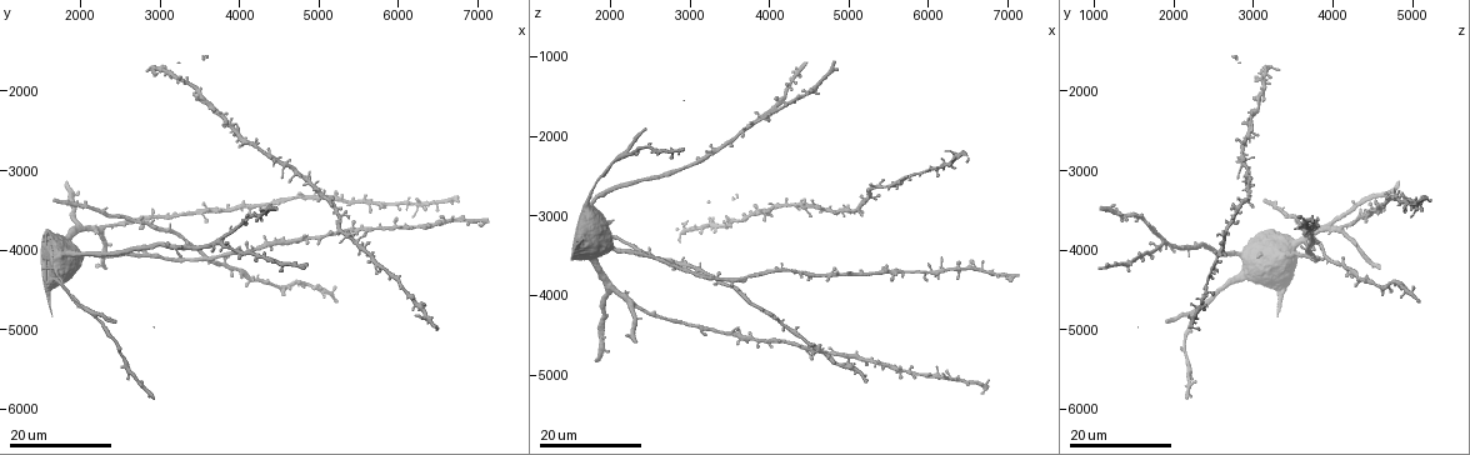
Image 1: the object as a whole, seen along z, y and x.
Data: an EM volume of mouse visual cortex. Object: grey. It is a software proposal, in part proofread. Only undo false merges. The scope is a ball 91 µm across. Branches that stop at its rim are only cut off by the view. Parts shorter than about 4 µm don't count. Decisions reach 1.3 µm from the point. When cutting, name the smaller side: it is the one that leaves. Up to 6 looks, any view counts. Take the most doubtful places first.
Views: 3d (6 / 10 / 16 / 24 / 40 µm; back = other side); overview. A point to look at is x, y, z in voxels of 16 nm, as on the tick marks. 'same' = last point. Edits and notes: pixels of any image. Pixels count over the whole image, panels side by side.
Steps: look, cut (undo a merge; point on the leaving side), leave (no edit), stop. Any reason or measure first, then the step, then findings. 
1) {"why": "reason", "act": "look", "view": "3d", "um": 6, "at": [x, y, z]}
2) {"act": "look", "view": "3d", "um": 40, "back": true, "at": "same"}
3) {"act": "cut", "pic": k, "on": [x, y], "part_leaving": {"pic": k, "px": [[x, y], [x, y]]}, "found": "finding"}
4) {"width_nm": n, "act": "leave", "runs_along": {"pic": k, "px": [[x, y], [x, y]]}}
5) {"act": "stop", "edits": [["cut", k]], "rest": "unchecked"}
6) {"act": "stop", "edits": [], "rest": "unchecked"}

{"act": "look", "view": "3d", "um": 24, "at": [3500, 4100, 3850]}

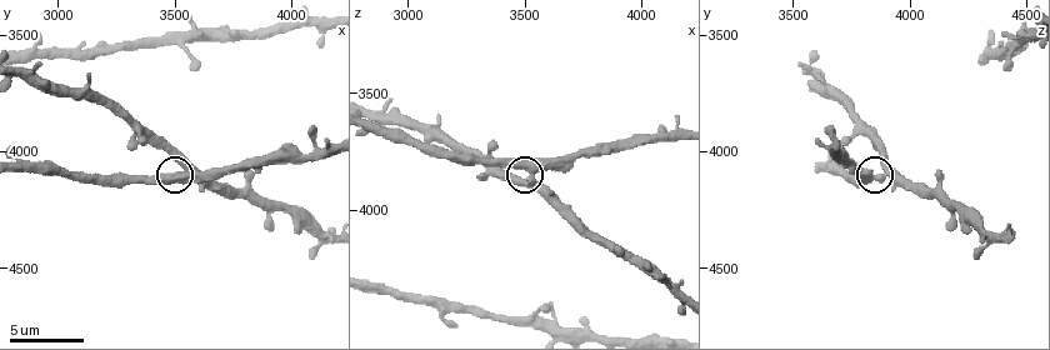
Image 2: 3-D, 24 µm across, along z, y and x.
{"act": "look", "view": "3d", "um": 10, "at": [3530, 4110, 3860]}

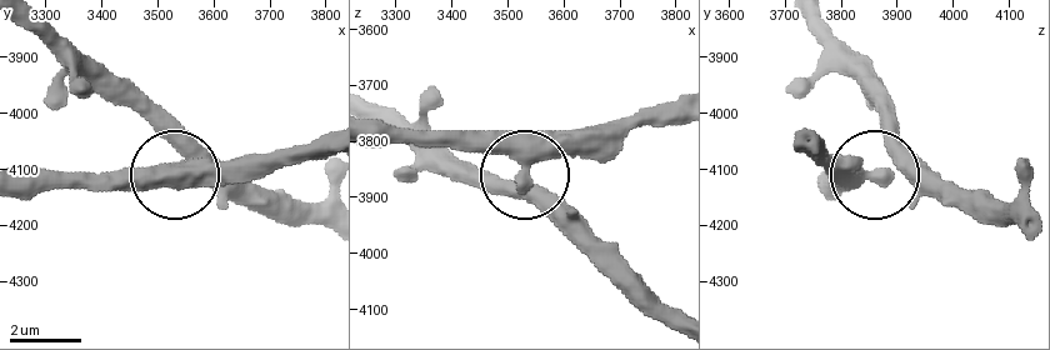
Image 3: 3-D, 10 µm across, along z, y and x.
{"side_arm_um": 40, "act": "leave", "runs_along": {"pic": 3, "px": [[820, 175], [883, 165], [891, 106]]}, "found": "one cell here"}

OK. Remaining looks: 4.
{"why": "four or more arms meet", "act": "look", "view": "3d", "um": 24, "at": [3800, 3950, 1850]}

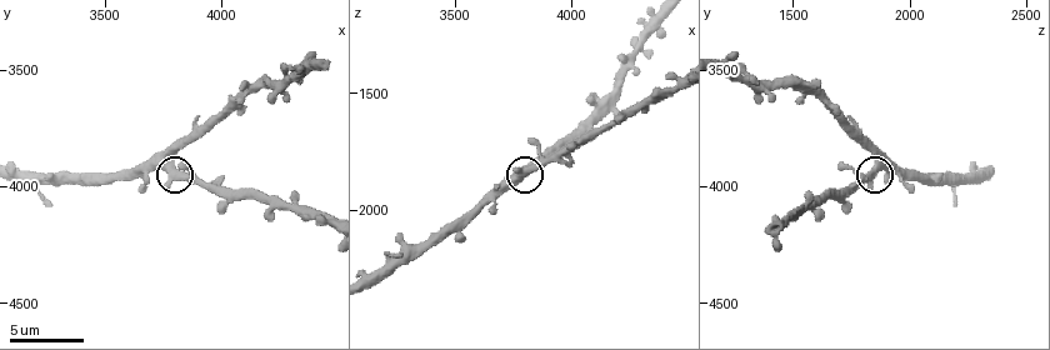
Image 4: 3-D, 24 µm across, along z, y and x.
{"why": "zoom in", "act": "look", "view": "3d", "um": 10, "at": [3780, 3900, 1860]}

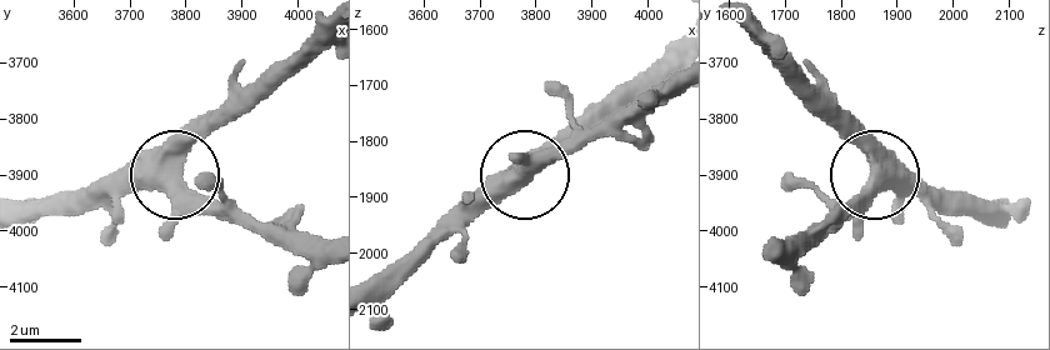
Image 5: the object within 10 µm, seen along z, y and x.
{"width_nm": 440, "act": "leave", "runs_along": {"pic": 5, "px": [[23, 203], [94, 203], [165, 181], [243, 98]]}, "found": "all the same cell"}

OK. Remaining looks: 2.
{"why": "four-way junction", "act": "look", "view": "3d", "um": 16, "at": [5050, 3350, 2900]}

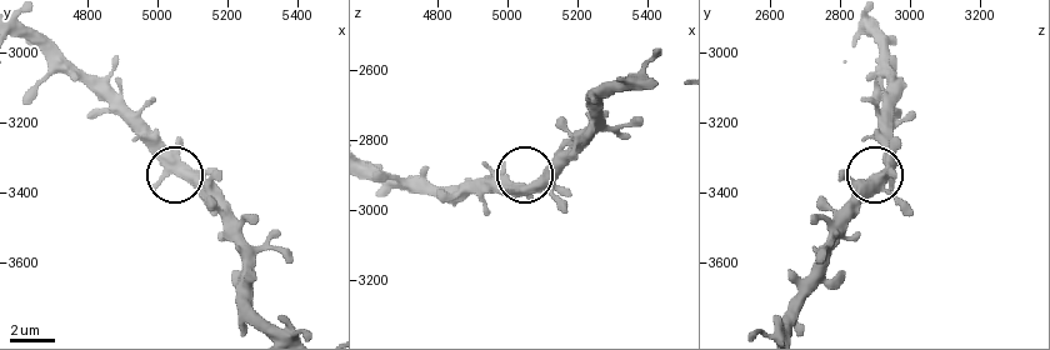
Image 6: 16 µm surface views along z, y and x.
{"act": "look", "view": "3d", "um": 6, "at": [5090, 3360, 2930]}

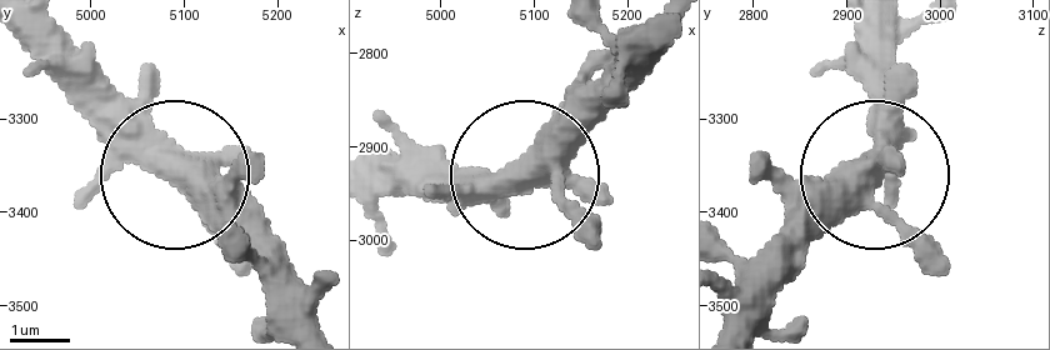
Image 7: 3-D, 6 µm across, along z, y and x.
{"arms": 4, "act": "leave", "found": "continuous, no second cell"}

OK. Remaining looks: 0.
{"act": "stop", "edits": [], "rest": "unchecked"}

